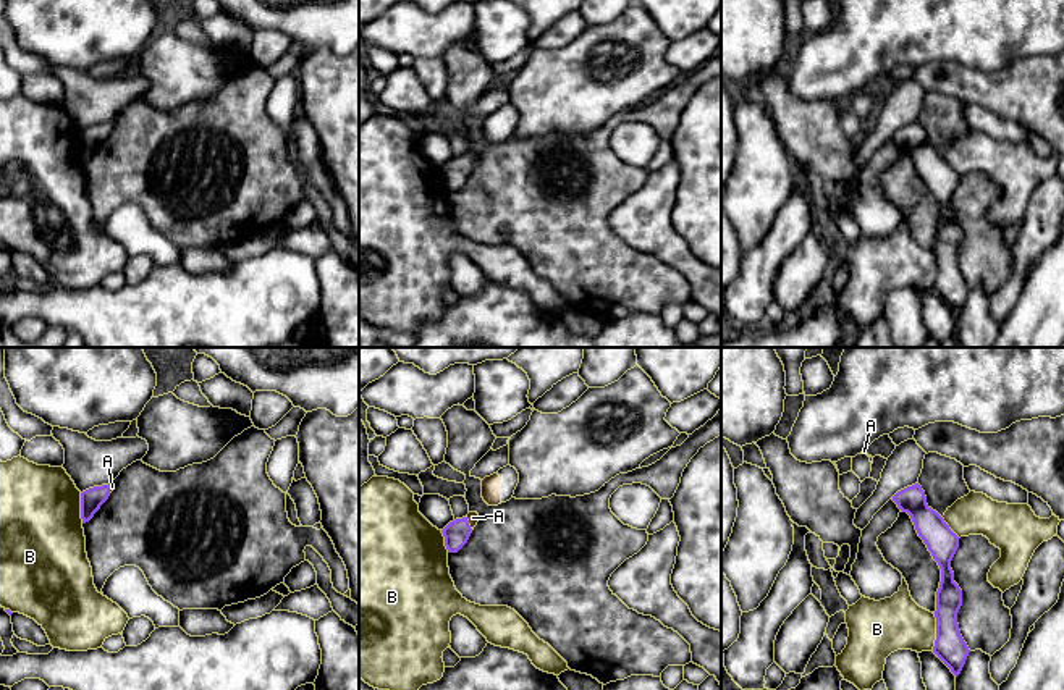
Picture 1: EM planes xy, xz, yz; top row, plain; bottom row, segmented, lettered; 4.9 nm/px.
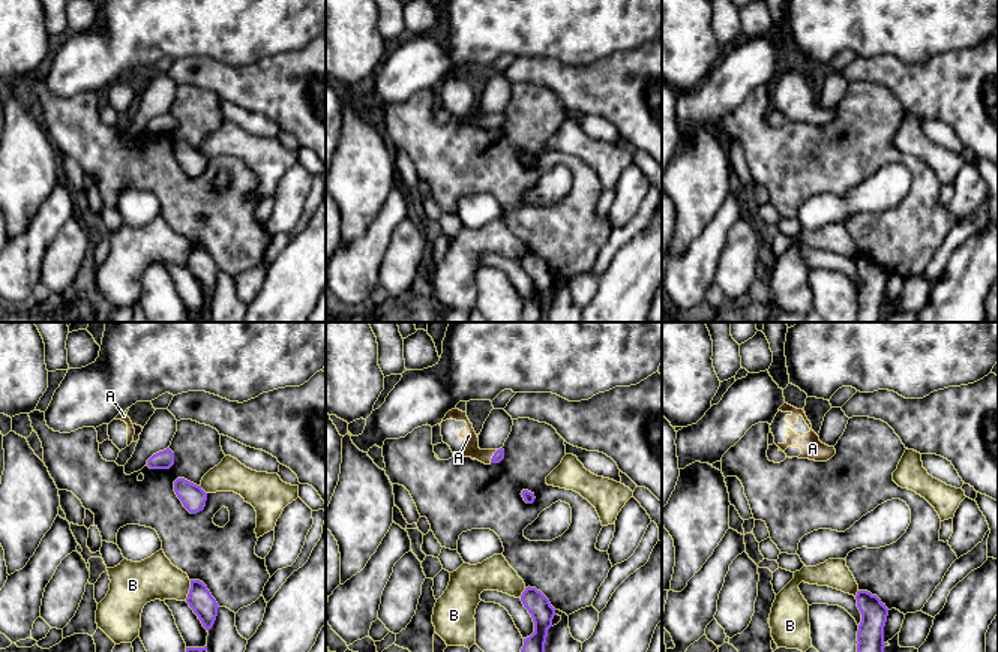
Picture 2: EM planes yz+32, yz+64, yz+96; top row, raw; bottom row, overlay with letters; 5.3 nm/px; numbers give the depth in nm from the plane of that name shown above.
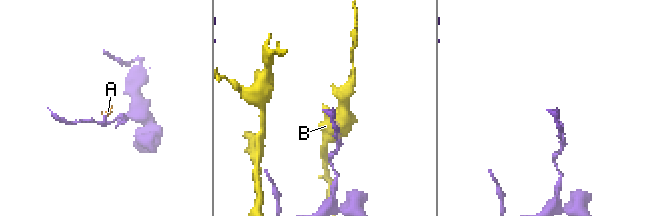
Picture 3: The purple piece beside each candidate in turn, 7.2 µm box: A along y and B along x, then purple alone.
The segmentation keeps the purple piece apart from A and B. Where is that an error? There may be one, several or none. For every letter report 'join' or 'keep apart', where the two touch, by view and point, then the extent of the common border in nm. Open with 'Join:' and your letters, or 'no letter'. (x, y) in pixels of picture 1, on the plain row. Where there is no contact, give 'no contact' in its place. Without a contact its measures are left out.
Join: A
A: join | xz (468, 160) | 80 nm
B: keep apart | yz (937, 270) | 180 nm

